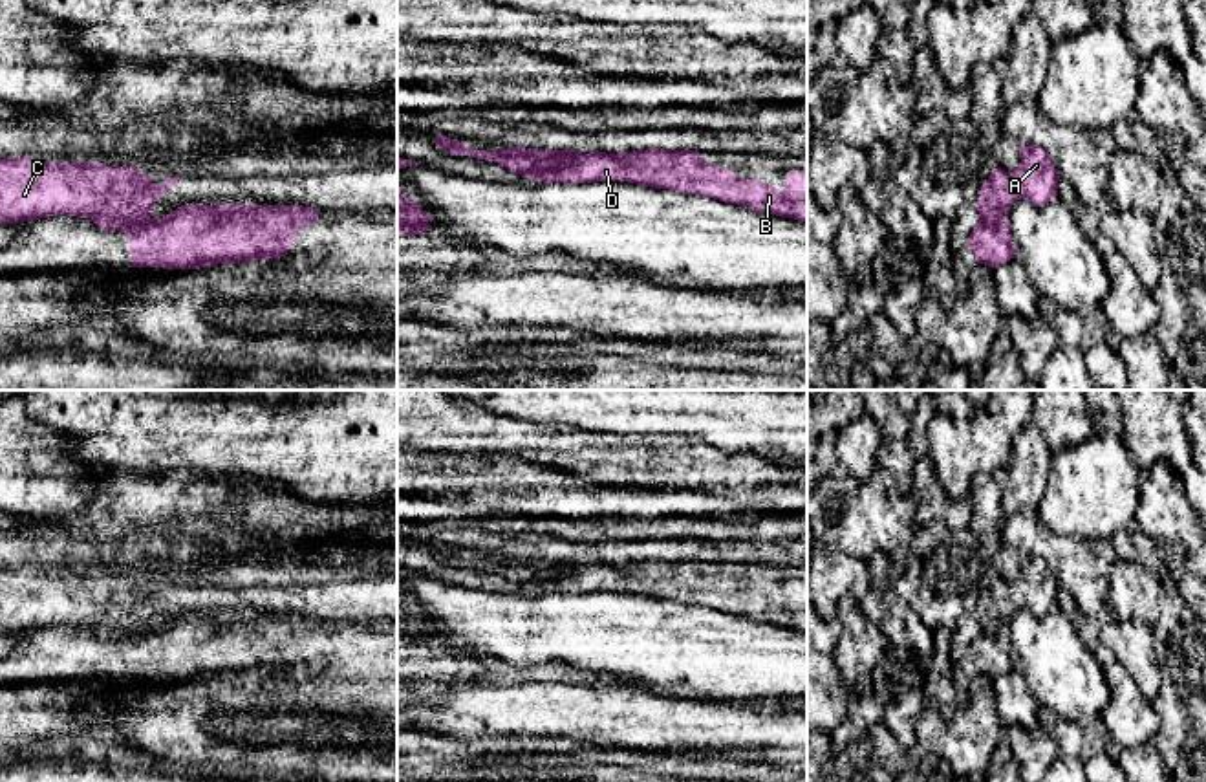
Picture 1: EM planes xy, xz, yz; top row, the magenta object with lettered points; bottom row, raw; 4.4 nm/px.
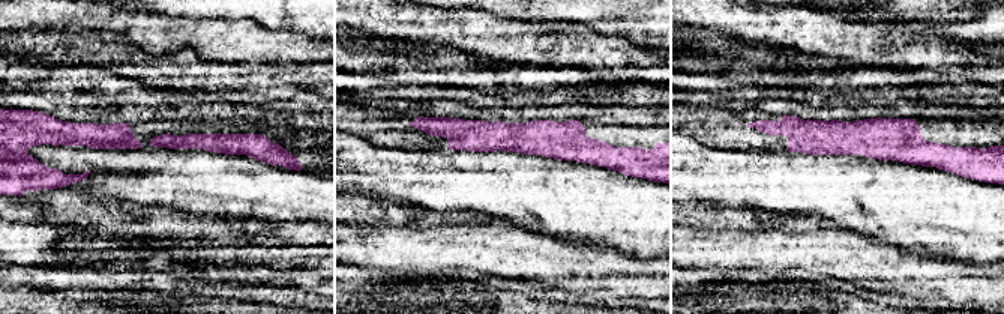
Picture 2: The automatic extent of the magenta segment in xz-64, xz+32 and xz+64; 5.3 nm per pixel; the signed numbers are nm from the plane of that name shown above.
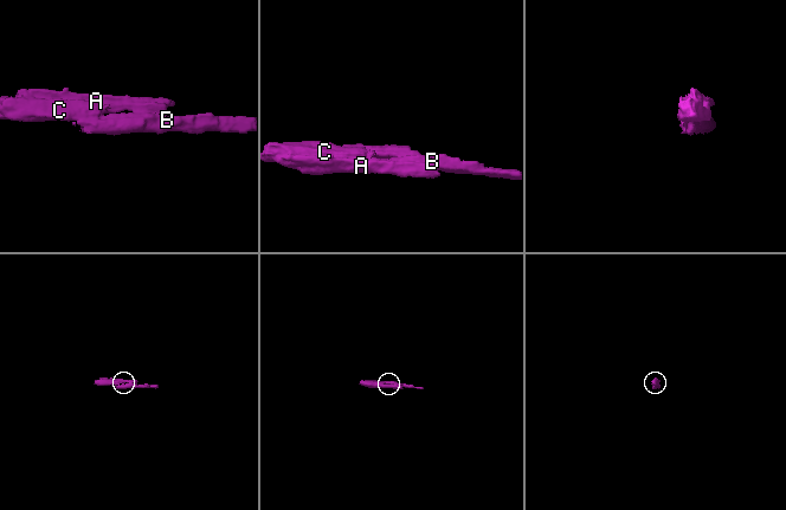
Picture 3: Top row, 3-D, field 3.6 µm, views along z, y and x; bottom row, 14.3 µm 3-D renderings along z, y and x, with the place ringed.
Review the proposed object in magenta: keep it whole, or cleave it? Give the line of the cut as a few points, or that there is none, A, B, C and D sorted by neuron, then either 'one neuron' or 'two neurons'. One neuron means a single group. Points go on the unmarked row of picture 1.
xz (498, 561), (509, 566), (529, 566), (538, 577) | A C / B D | two neurons

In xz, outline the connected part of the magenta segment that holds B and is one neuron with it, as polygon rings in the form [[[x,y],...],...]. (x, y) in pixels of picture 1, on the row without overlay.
[[[507,557],[500,564],[536,571],[531,590],[544,593],[630,592],[644,597],[701,604],[750,621],[807,632],[807,582],[791,582],[780,601],[708,575],[694,560],[631,560],[620,564]]]

